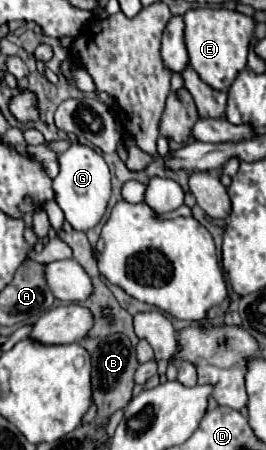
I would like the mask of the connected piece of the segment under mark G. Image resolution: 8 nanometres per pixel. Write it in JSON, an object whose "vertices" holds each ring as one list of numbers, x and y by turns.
{"vertices":[[71,144,71,148,59,156,59,166,61,166,61,172,53,180,55,202,63,210,65,222,69,222,73,230,87,232,87,230,95,228,105,214,107,202,111,196,109,168,95,150,91,150,89,146,83,146,83,144]]}

